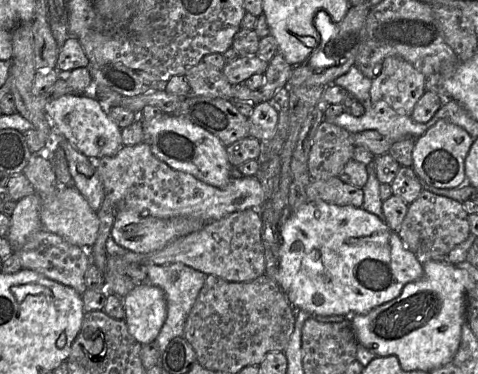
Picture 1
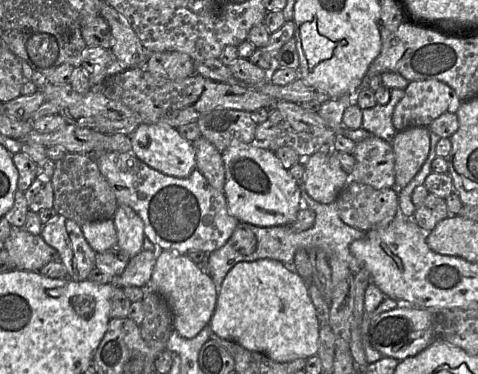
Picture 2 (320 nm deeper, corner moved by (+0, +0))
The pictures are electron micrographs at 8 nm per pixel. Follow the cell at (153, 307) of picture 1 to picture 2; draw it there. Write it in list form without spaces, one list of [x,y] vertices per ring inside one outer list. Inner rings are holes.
[[[164,250],[158,255],[145,288],[163,297],[172,312],[173,331],[187,339],[196,336],[209,324],[217,304],[218,290],[210,275],[185,254],[171,250]]]

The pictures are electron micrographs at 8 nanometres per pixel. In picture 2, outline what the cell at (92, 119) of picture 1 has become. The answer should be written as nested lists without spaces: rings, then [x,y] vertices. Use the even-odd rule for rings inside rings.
[[[140,124],[130,135],[132,153],[149,167],[177,178],[187,178],[196,169],[195,151],[192,142],[183,138],[170,126]]]

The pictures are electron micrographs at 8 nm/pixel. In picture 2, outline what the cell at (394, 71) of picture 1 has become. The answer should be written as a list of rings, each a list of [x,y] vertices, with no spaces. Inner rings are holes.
[[[436,79],[410,81],[404,89],[403,98],[396,104],[392,123],[397,131],[411,127],[428,127],[433,120],[445,112],[456,113],[462,101],[446,83]]]

